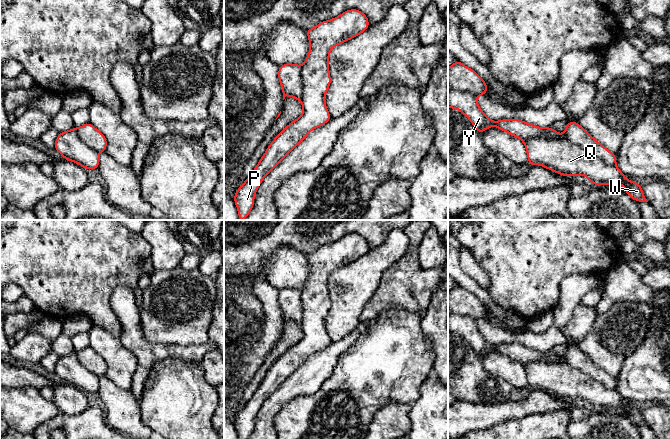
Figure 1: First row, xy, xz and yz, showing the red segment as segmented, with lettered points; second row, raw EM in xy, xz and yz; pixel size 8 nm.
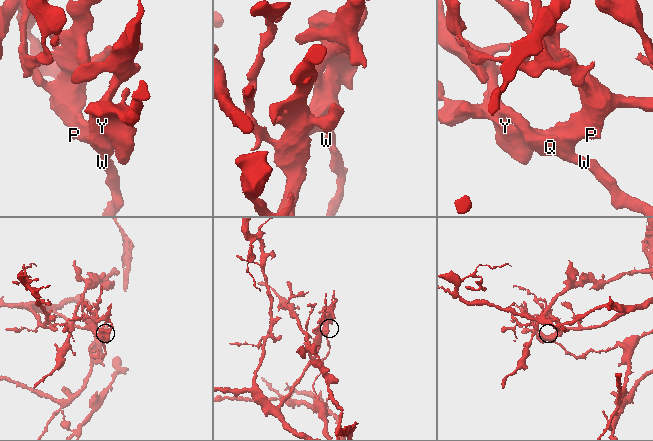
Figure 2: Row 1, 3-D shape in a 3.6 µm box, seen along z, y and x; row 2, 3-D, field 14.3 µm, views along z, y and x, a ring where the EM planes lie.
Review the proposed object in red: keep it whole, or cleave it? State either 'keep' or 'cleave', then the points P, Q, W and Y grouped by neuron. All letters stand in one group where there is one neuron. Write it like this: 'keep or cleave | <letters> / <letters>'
cleave | P Y / Q W

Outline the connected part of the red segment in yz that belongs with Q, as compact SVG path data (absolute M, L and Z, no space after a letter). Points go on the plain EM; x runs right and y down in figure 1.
M538 361L523 365L530 389L541 389L563 400L583 399L593 409L618 408L625 411L625 416L637 426L648 426L643 419L642 410L634 405L629 405L619 394L616 388L607 389L603 384L595 381L588 375L564 363L546 363Z

